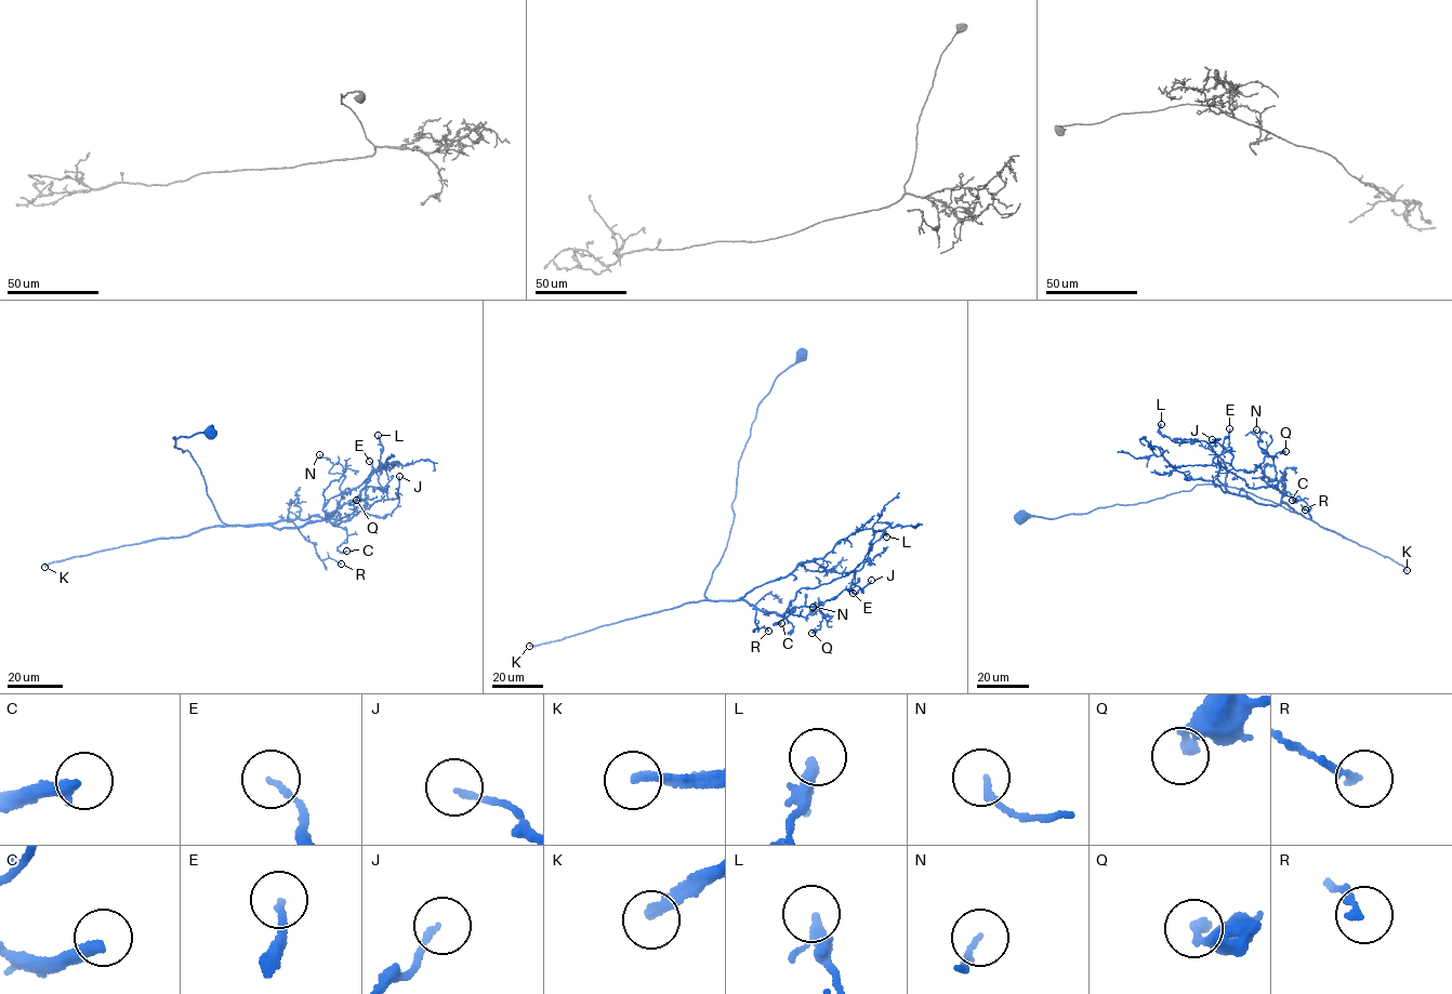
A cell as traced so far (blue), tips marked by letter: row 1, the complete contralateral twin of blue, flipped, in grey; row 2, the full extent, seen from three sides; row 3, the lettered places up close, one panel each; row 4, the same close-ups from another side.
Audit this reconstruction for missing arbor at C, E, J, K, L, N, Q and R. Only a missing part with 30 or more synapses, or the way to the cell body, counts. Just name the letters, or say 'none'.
K

